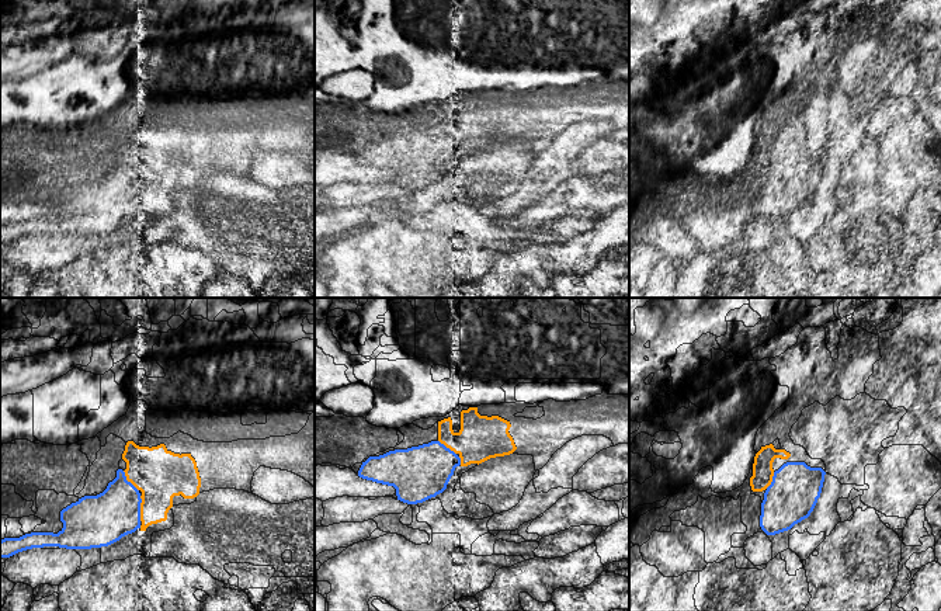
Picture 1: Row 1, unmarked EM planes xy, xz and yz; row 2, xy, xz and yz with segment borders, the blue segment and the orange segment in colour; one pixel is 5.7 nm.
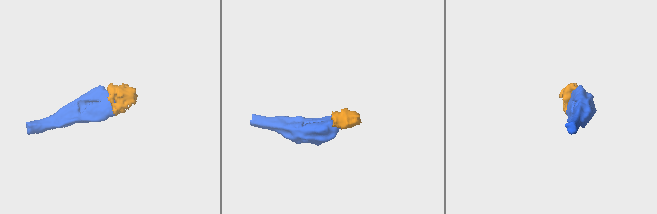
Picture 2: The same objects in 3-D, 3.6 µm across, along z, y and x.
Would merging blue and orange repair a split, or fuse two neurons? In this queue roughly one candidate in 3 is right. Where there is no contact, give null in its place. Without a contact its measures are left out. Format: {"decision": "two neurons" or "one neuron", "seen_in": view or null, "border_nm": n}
{"decision": "one neuron", "seen_in": "xy", "border_nm": 140}

